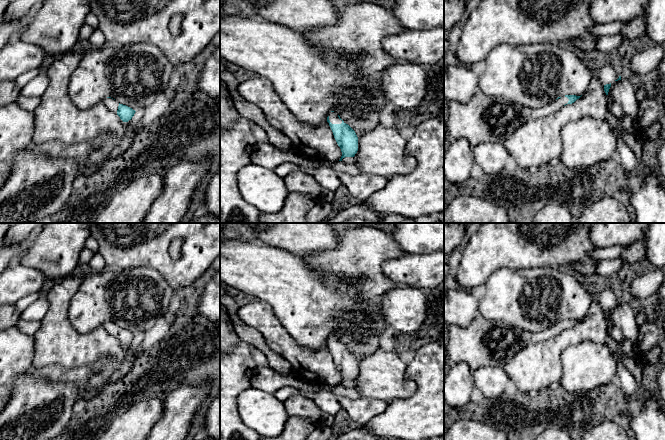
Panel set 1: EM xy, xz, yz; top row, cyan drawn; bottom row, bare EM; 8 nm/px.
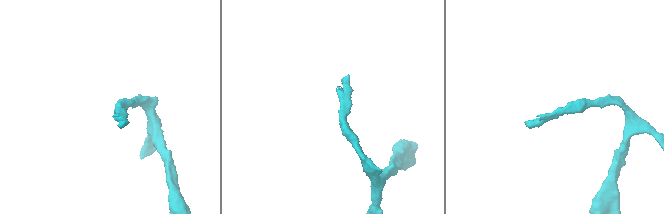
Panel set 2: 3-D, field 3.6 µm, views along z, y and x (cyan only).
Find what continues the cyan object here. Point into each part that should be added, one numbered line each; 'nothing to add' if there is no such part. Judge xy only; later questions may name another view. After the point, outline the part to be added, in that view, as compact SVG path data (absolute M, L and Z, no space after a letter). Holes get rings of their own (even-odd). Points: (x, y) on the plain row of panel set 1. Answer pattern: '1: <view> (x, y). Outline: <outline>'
1: xy (112, 328). Outline: M105 322L103 327L114 337L117 337L119 327L112 322Z

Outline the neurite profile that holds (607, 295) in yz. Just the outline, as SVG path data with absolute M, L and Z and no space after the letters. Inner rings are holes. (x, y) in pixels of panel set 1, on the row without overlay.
M612 285L601 286L597 290L597 299L599 305L603 308L610 308L617 304L621 299L618 290Z

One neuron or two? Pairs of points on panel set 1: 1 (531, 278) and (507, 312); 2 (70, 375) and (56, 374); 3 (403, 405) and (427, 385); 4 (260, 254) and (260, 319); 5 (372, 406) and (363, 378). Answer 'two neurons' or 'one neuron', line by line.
1: one neuron
2: one neuron
3: one neuron
4: two neurons
5: two neurons

